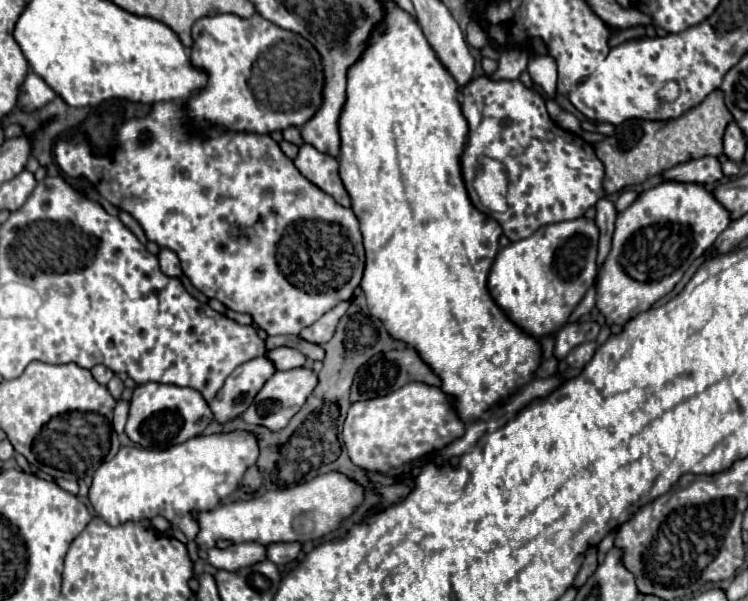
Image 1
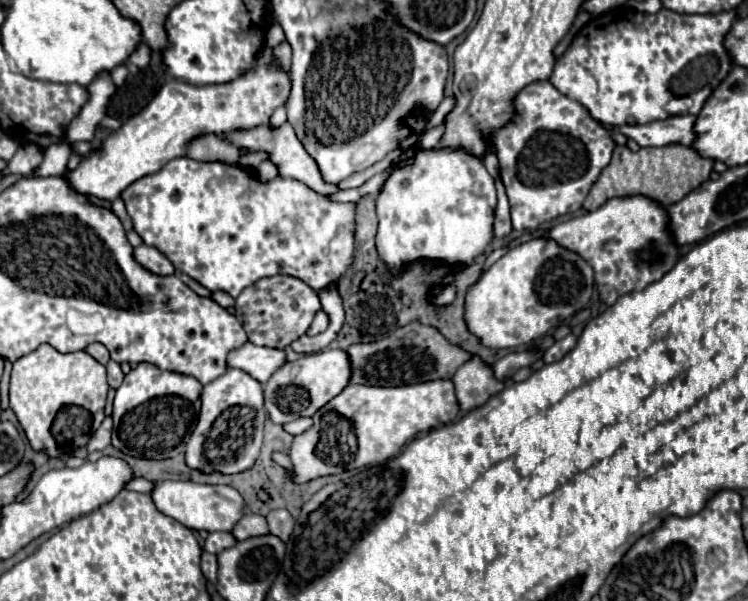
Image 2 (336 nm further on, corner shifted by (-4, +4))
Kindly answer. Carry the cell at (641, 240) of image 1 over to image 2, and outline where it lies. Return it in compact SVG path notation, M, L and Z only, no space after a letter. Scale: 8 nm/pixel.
M641 195L633 199L611 199L591 213L557 223L543 237L581 255L593 267L601 301L607 305L629 291L655 283L679 259L677 243L665 231L665 209Z

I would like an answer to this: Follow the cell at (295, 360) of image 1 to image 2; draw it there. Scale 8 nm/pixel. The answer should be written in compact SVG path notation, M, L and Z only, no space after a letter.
M245 343L239 349L229 351L227 367L235 367L251 375L253 379L267 383L267 379L285 363L285 353L271 347L257 347L253 343Z

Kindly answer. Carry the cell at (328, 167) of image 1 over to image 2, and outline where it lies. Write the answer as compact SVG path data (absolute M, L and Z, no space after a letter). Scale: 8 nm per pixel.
M283 123L281 127L269 127L269 125L259 125L259 127L253 127L253 129L237 129L237 131L231 131L231 133L225 133L221 135L223 141L229 141L233 143L235 147L239 149L245 149L249 153L257 153L257 151L263 151L269 155L269 161L277 165L277 171L279 171L279 177L289 177L289 179L297 179L301 183L305 183L309 189L321 193L321 195L331 195L337 191L335 185L331 183L325 183L321 179L321 173L317 171L317 165L313 163L313 159L309 159L309 153L305 151L305 147L301 147L301 141L297 139L293 127L289 123Z

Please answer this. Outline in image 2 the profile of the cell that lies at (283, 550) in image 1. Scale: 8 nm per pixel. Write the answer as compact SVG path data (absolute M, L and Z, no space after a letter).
M243 513L243 517L235 523L235 527L231 529L231 535L237 541L245 541L247 537L253 535L267 535L269 527L263 515L255 515L255 513Z

